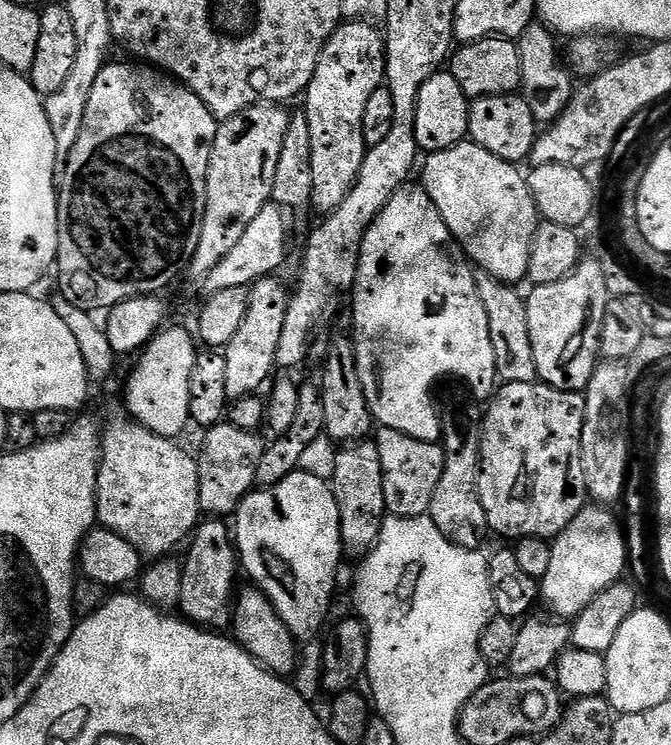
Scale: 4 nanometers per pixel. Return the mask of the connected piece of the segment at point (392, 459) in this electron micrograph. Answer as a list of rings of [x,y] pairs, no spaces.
[[[381,427],[375,429],[374,443],[378,458],[382,458],[382,486],[388,512],[393,516],[425,515],[442,478],[445,449],[439,448],[439,443],[410,438],[410,434]]]

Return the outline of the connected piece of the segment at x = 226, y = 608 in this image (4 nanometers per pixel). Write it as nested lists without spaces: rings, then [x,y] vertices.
[[[208,518],[197,527],[191,537],[188,548],[188,561],[183,561],[182,594],[179,611],[191,623],[208,630],[221,630],[233,623],[234,593],[237,591],[236,568],[238,572],[238,553],[234,547],[233,537],[223,519]]]

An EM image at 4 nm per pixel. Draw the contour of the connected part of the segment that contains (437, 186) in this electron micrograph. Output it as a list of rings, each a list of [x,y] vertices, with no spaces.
[[[471,142],[456,144],[450,150],[431,153],[424,164],[422,186],[426,194],[438,206],[446,226],[452,231],[453,240],[460,243],[465,256],[473,265],[489,272],[494,278],[505,282],[523,281],[528,274],[532,239],[536,233],[538,213],[536,203],[528,189],[528,177],[515,164],[506,162],[490,150]]]

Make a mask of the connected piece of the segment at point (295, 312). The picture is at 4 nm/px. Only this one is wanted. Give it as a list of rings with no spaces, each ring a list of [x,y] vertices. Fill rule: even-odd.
[[[361,168],[356,185],[346,194],[342,206],[327,213],[324,220],[308,236],[308,249],[304,252],[304,265],[300,268],[300,285],[291,293],[286,322],[282,325],[282,338],[278,338],[277,365],[282,369],[296,368],[308,356],[308,343],[320,319],[340,300],[340,295],[351,293],[356,282],[360,261],[360,247],[366,230],[376,216],[390,202],[390,198],[405,187],[404,172],[400,168]]]

